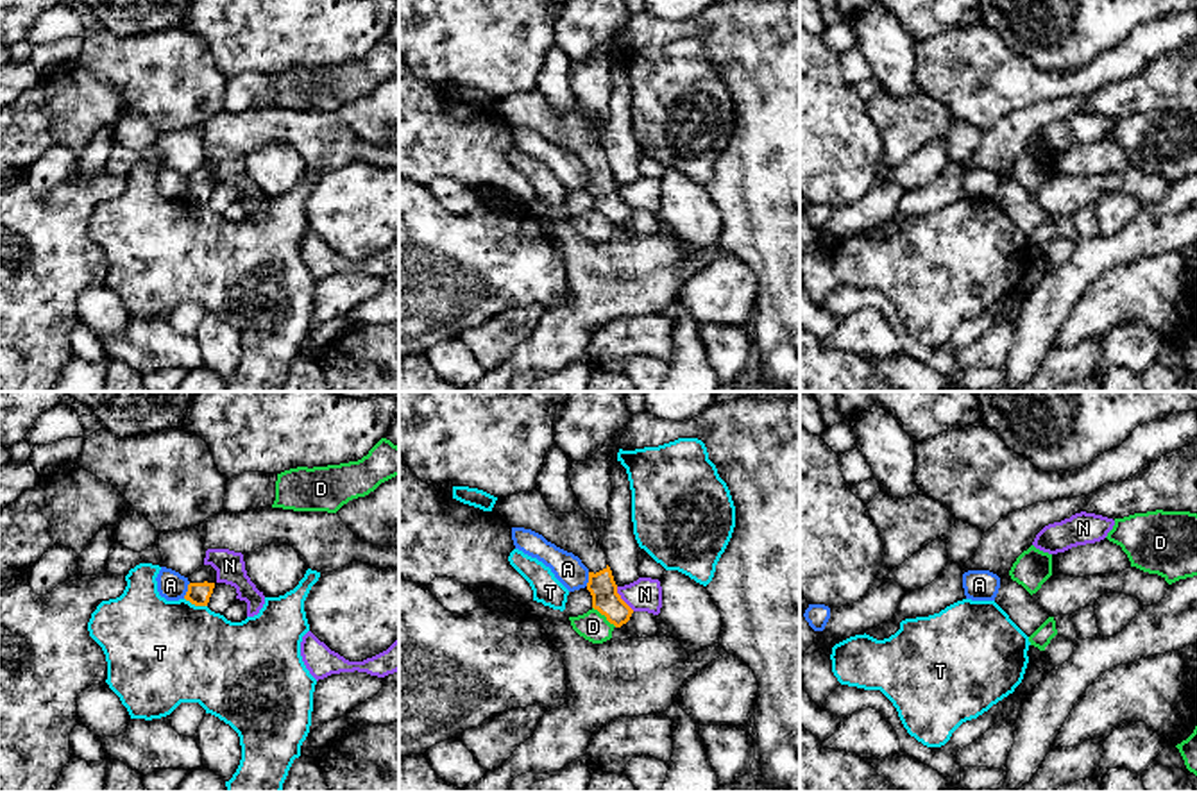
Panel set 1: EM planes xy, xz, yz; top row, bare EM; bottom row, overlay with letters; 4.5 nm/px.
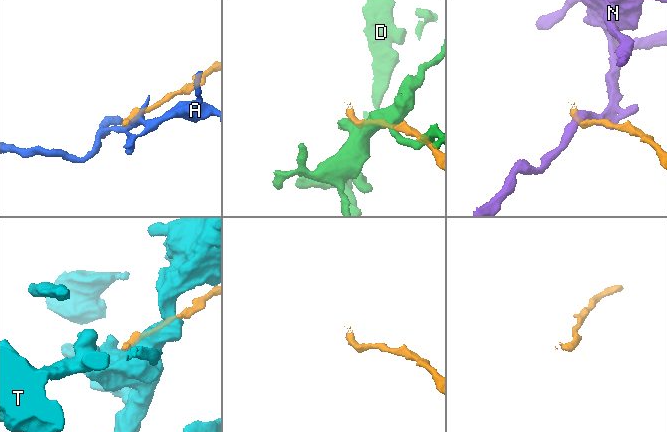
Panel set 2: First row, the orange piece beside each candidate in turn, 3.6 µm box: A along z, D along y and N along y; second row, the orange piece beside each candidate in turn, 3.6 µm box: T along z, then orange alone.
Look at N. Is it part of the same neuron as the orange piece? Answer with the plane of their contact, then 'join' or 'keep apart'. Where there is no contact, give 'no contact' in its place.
xz | keep apart

